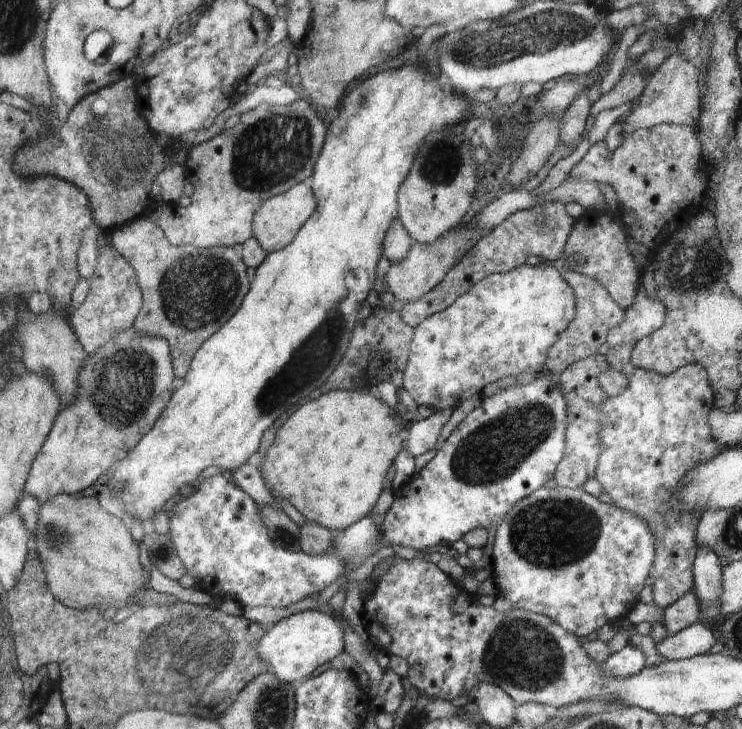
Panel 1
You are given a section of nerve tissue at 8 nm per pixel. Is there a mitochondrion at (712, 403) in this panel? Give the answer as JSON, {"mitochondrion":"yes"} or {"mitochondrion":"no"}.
{"mitochondrion":"no"}

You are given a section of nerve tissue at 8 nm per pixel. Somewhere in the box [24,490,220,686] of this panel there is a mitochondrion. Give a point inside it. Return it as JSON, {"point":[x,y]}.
{"point":[58,538]}

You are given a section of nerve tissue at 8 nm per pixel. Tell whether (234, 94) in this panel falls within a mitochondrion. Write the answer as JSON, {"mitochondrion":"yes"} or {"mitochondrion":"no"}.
{"mitochondrion":"no"}

